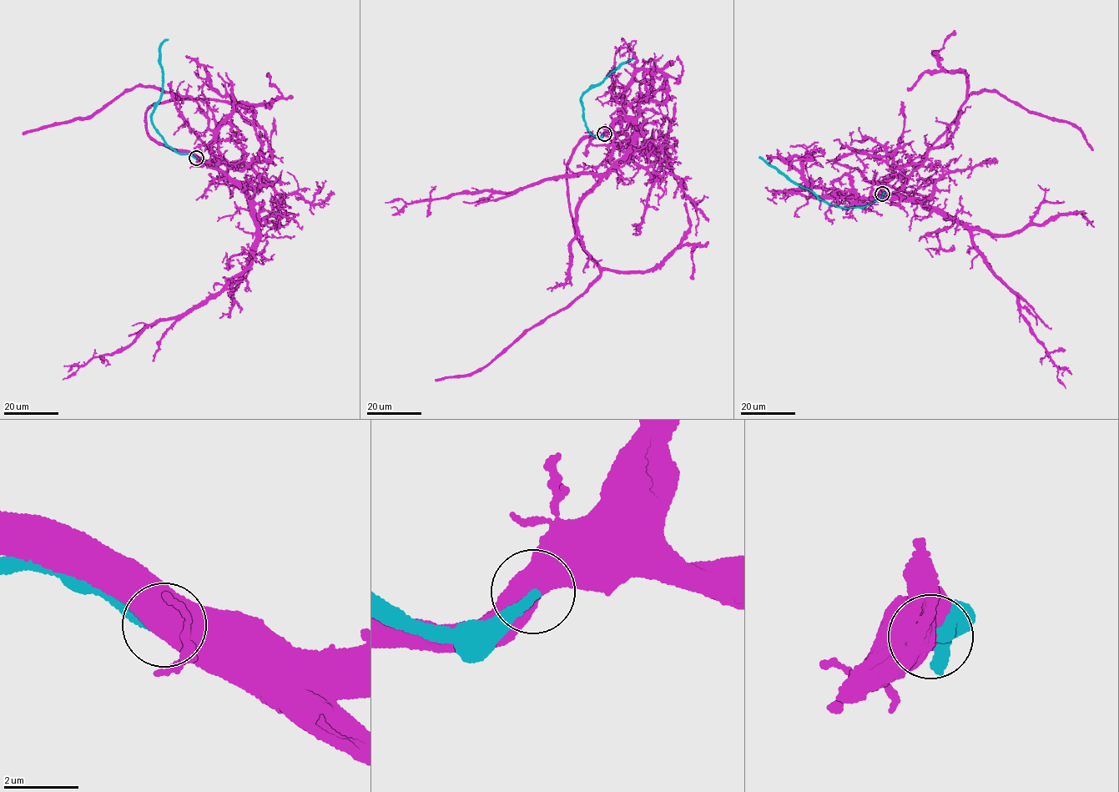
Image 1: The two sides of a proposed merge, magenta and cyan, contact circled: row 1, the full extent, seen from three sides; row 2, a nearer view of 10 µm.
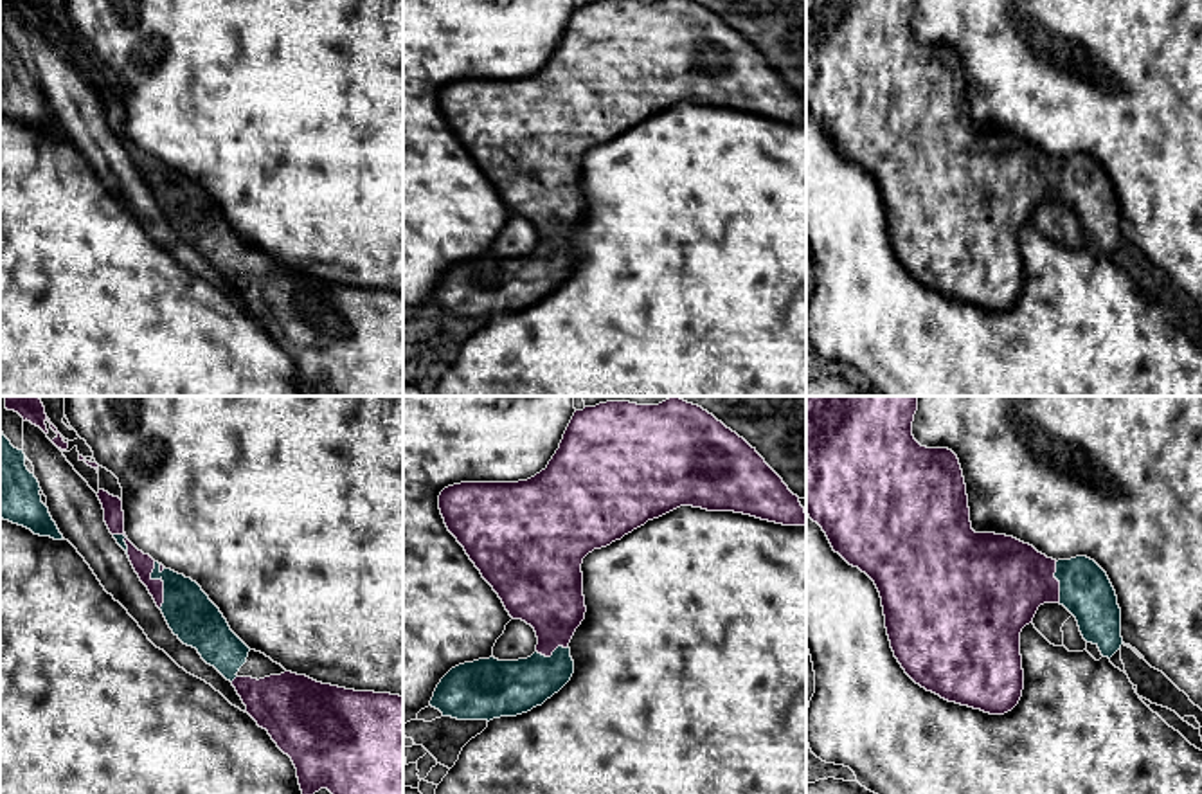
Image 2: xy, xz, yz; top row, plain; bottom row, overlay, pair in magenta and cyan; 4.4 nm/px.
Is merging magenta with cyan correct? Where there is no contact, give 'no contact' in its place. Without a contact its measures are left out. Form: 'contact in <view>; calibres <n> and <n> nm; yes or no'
contact in xy; calibres 90 and 220 nm; yes

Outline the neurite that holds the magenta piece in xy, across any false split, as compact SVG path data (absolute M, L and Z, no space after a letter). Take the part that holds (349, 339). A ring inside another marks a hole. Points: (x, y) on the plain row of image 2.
M99 86L97 94L110 130L126 148L173 230L232 279L247 310L292 355L304 394L327 385L335 396L403 396L403 293L345 286L292 268L259 277L238 274L250 245L230 227L220 205L196 178L166 166L128 137L119 94L104 86Z

